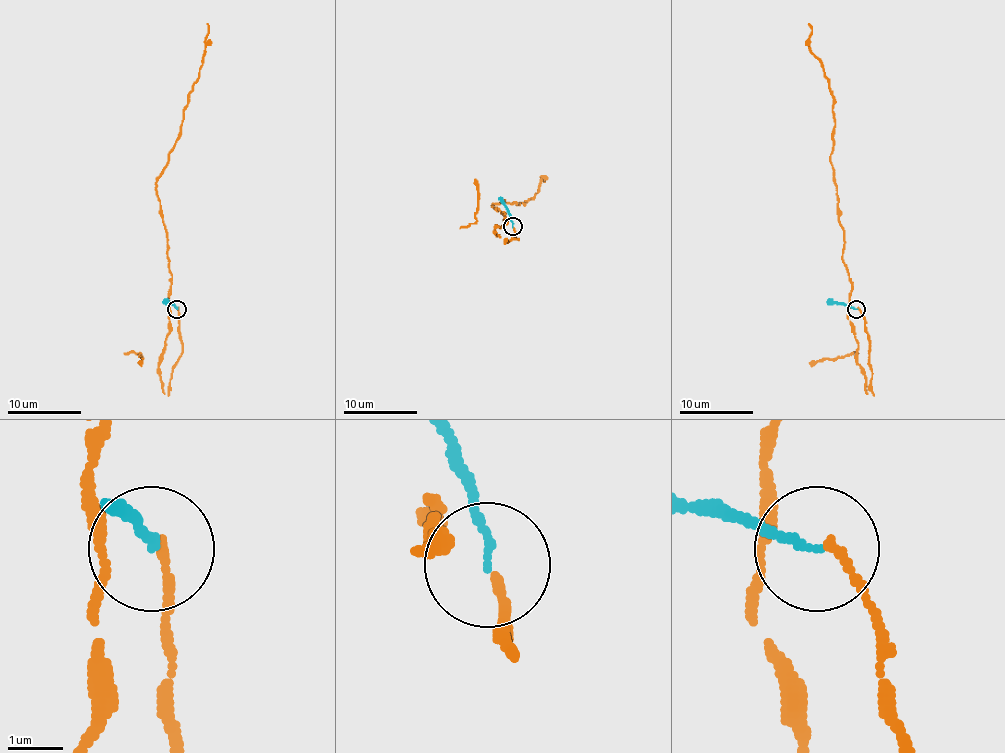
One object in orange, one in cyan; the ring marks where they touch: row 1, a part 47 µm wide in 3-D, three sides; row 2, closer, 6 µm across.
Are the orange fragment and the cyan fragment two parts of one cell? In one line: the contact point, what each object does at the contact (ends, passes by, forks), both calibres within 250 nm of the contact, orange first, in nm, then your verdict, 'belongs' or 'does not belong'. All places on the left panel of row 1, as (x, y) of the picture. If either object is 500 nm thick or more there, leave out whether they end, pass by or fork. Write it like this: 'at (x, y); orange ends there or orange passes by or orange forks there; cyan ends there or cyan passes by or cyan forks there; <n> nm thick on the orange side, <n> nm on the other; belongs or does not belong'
at (176, 309); orange passes by; cyan ends there; 100 nm thick on the orange side, 110 nm on the other; belongs

